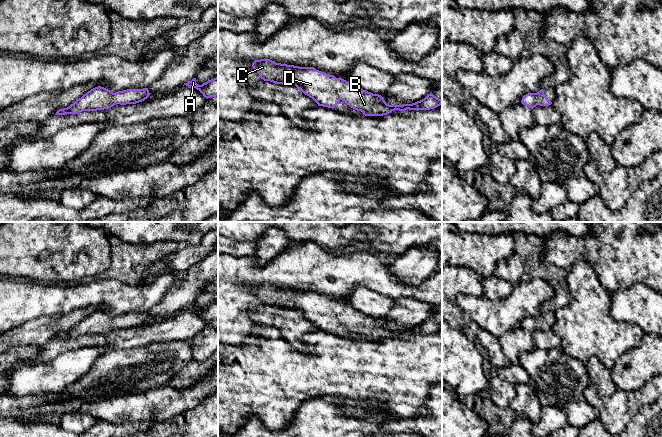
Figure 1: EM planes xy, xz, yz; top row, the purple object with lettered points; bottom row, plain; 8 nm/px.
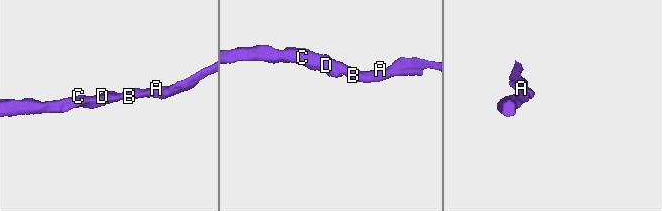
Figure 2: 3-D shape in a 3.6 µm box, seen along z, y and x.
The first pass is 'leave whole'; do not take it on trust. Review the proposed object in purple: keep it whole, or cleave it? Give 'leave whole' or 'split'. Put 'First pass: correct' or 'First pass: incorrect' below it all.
leave whole
First pass: correct

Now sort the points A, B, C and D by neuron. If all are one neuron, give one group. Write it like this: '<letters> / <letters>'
A B C D

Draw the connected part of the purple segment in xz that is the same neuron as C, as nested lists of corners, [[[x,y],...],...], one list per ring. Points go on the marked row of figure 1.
[[[270,59],[255,60],[252,67],[264,81],[296,86],[318,106],[333,109],[342,100],[365,116],[383,116],[395,110],[430,110],[442,104],[441,99],[430,93],[412,104],[389,105],[381,95],[358,88],[314,67],[281,64]]]

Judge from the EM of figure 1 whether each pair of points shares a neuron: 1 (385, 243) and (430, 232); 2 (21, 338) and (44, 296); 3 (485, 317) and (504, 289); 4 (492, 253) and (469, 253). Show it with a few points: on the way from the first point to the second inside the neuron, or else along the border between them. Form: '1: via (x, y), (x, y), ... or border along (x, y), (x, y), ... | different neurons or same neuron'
1: via (396, 232), (419, 232) | same neuron
2: border along (54, 315), (40, 316), (10, 330) | different neurons
3: border along (515, 284), (502, 298), (488, 300), (483, 296) | different neurons
4: via (486, 253), (475, 253) | same neuron

